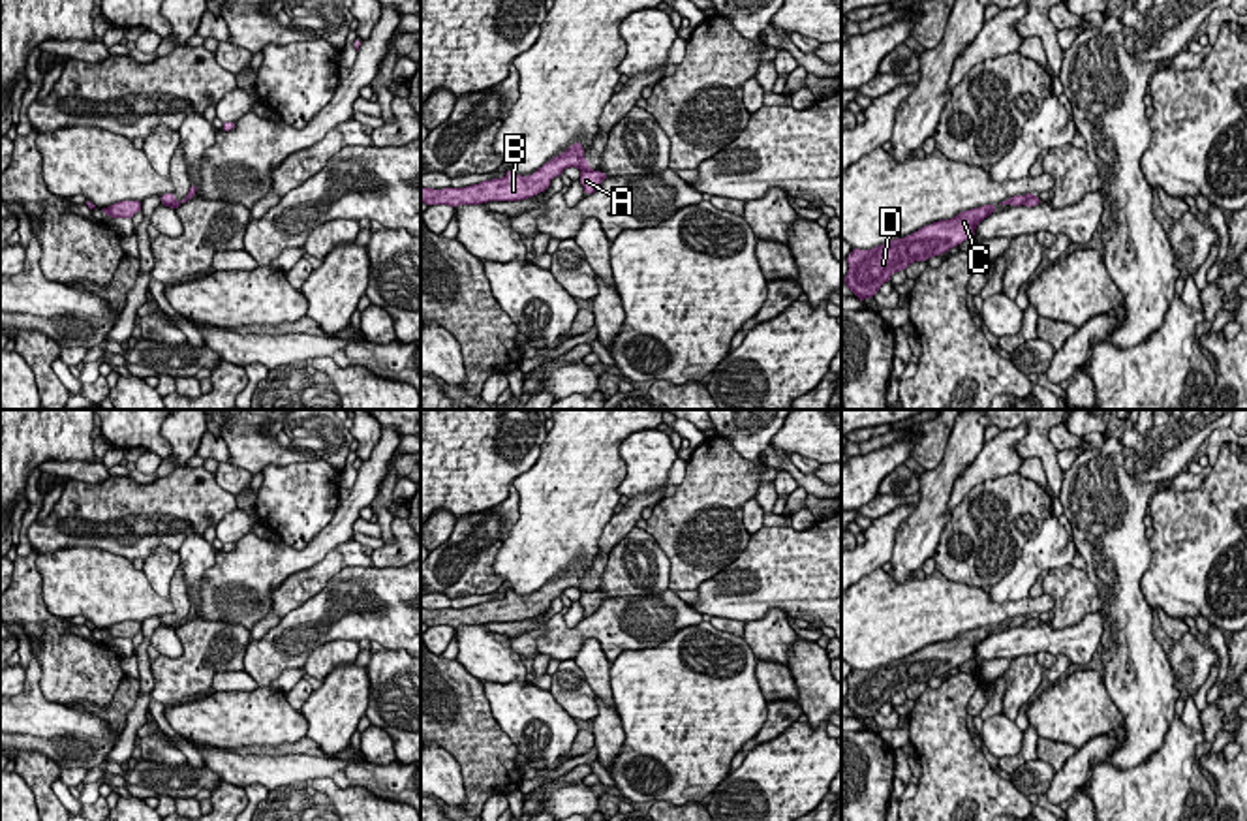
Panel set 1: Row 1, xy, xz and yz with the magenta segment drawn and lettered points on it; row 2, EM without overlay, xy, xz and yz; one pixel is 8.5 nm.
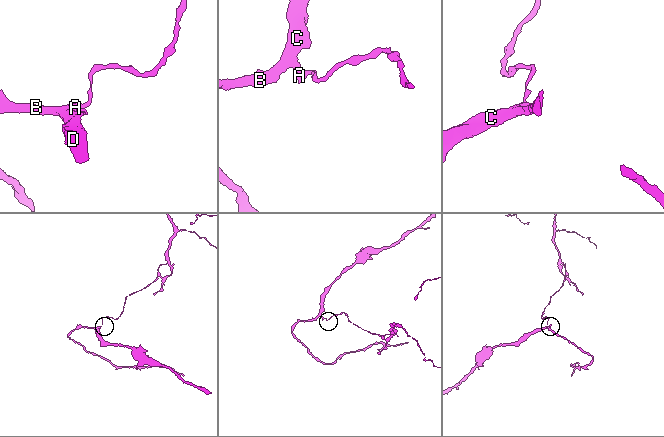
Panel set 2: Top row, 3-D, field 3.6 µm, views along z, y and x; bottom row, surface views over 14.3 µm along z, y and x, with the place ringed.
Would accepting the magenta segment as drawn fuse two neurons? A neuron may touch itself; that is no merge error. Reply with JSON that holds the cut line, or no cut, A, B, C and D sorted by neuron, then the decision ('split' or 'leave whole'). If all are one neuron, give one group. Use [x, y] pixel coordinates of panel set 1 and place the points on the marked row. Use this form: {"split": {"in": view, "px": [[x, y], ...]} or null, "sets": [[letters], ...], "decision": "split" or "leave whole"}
{"split": {"in": "xz", "px": [[583, 170], [590, 171]]}, "sets": [["A"], ["B", "C", "D"]], "decision": "split"}

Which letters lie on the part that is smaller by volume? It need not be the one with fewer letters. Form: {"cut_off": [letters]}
{"cut_off": ["A"]}

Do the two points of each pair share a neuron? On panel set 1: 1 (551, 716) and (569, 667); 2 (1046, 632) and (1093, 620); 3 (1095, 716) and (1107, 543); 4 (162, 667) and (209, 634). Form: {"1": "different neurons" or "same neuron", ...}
{"1": "different neurons", "2": "same neuron", "3": "different neurons", "4": "same neuron"}

